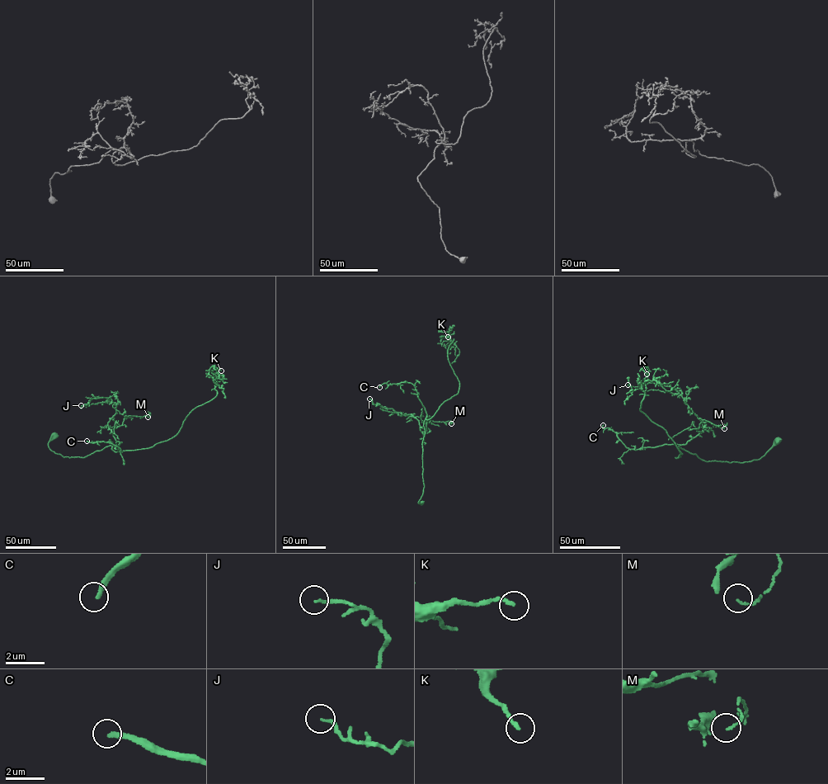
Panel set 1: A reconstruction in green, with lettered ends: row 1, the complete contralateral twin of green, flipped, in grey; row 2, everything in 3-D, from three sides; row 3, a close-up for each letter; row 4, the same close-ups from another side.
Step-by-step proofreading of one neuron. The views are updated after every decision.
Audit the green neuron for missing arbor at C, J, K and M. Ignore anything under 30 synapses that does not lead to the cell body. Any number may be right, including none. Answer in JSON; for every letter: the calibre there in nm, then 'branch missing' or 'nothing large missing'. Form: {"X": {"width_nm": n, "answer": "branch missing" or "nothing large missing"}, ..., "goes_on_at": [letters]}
{"C": {"width_nm": 240, "answer": "branch missing"}, "J": {"width_nm": 120, "answer": "nothing large missing"}, "K": {"width_nm": 200, "answer": "nothing large missing"}, "M": {"width_nm": 90, "answer": "nothing large missing"}, "goes_on_at": ["C"]}

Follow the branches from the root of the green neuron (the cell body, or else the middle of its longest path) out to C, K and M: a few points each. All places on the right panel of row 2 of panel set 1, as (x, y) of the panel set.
C: (777, 440), (758, 460), (706, 461), (679, 448), (679, 444), (629, 449), (615, 432), (602, 427), (603, 425)
K: (777, 440), (749, 461), (705, 461), (680, 448), (675, 458), (674, 441), (640, 410), (646, 374)
M: (777, 440), (760, 458), (743, 462), (705, 461), (678, 448), (698, 435), (703, 420), (724, 424), (724, 428)

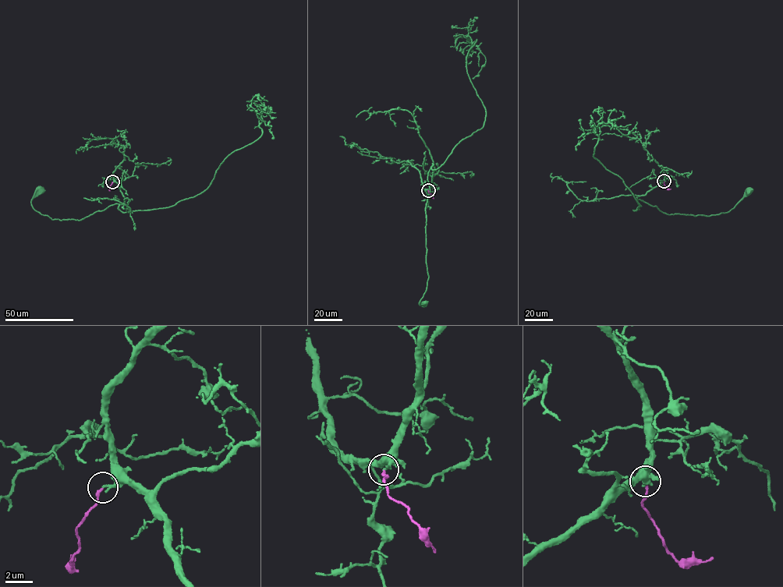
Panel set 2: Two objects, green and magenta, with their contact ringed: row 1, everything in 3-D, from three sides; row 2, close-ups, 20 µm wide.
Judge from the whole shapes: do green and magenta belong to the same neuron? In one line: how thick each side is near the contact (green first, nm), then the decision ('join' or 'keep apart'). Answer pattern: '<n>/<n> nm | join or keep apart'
240/170 nm | join

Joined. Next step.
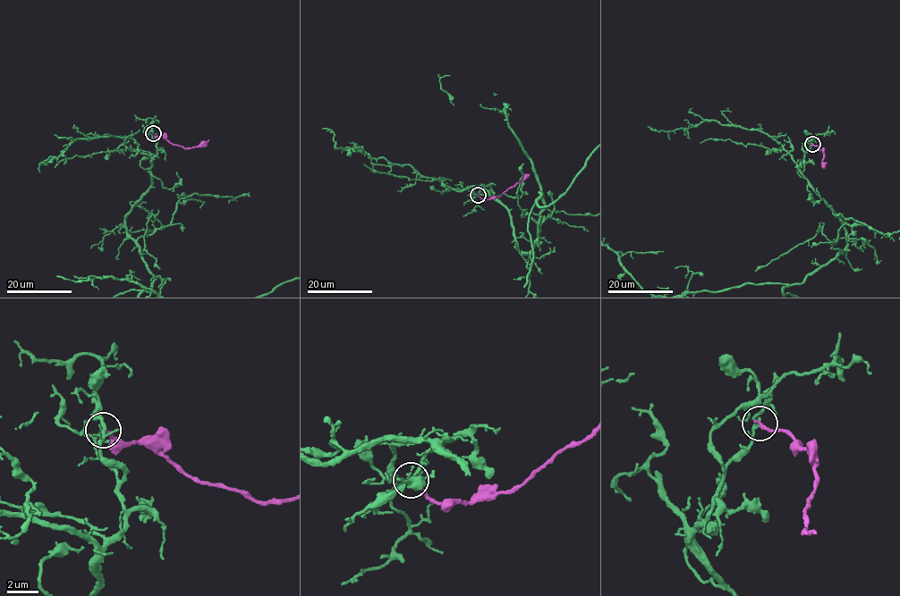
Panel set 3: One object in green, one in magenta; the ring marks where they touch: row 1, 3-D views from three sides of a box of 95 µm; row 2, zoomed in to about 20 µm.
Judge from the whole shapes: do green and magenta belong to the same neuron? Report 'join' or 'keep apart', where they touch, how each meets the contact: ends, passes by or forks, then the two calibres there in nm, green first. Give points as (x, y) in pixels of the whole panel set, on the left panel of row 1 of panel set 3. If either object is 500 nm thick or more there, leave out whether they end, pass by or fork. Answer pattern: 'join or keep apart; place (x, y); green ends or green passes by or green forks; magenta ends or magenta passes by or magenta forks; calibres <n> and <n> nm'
keep apart; place (153, 133); green forks; magenta ends; calibres 120 and 260 nm

